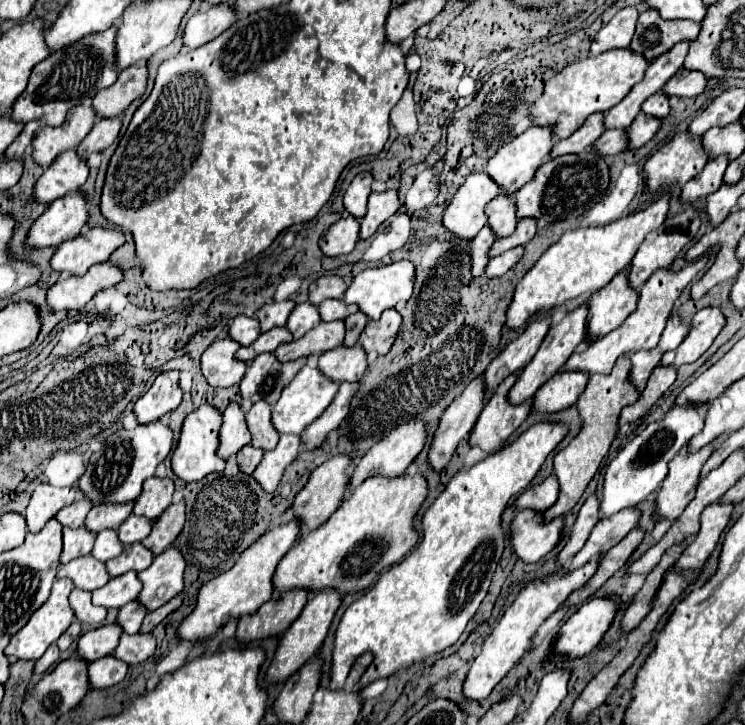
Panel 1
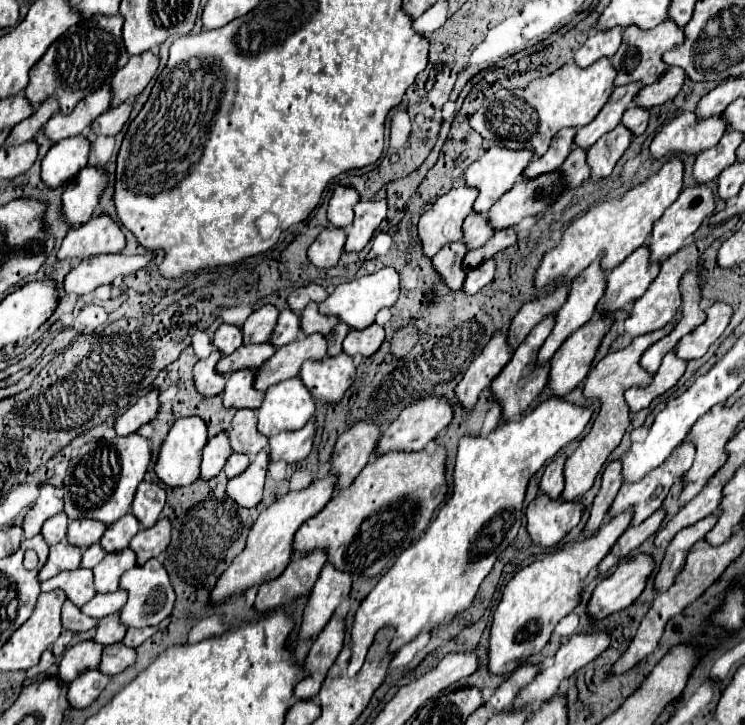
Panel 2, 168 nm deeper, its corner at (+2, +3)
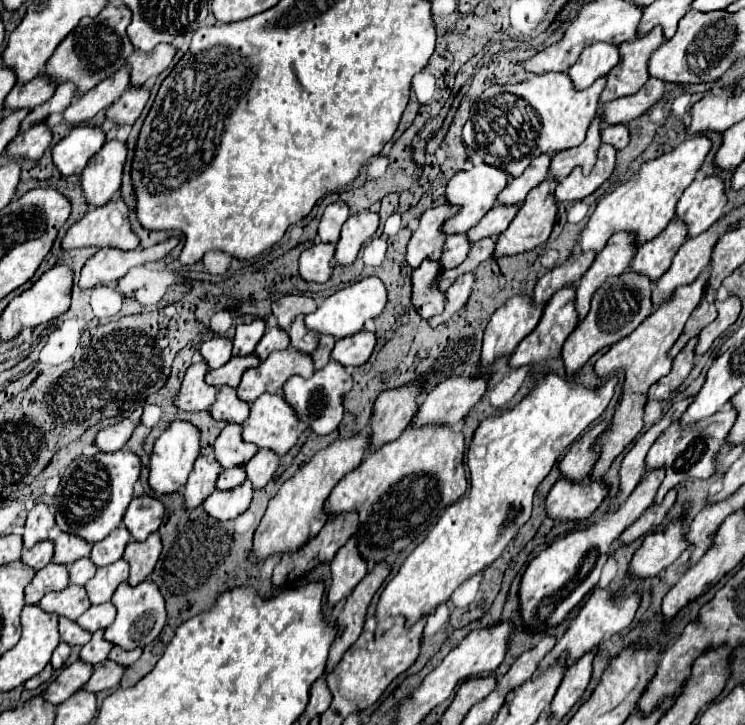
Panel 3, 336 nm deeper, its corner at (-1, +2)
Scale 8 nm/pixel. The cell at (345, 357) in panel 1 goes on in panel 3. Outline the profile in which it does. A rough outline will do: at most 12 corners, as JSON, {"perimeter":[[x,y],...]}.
{"perimeter":[[330,362],[284,398],[316,434],[330,434],[352,390],[350,372]]}

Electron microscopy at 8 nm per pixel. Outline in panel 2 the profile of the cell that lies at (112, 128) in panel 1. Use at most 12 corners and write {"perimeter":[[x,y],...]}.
{"perimeter":[[133,103],[107,109],[91,125],[95,135],[117,135]]}

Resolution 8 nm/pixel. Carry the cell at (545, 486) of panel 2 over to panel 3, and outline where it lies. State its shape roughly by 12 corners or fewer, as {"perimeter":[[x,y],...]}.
{"perimeter":[[608,422],[586,430],[560,462],[562,478],[590,476],[598,450],[592,446]]}

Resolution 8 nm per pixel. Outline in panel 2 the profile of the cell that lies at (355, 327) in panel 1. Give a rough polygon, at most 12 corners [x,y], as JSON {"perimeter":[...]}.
{"perimeter":[[339,323],[327,335],[327,355],[335,357],[341,351],[341,343],[347,325]]}

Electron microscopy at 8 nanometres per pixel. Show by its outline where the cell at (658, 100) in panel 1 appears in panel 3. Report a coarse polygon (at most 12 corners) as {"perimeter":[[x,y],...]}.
{"perimeter":[[610,124],[602,130],[602,142],[622,150],[630,142],[626,124]]}

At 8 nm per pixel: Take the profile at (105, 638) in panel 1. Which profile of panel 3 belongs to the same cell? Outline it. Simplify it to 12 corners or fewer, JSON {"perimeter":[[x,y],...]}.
{"perimeter":[[84,660],[64,666],[42,696],[56,706],[90,680]]}

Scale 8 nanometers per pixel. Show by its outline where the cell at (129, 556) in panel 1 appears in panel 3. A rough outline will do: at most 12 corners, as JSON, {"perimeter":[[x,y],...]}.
{"perimeter":[[128,562],[98,568],[86,590],[92,604],[108,602],[128,580]]}

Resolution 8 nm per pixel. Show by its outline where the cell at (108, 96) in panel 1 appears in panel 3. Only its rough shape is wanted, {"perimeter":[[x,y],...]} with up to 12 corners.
{"perimeter":[[158,44],[128,58],[130,84],[142,86],[168,68],[176,50]]}

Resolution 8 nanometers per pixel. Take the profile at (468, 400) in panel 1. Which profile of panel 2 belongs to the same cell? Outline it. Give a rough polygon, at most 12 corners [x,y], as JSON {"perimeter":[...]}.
{"perimeter":[[495,333],[455,389],[471,411],[509,363],[513,349]]}

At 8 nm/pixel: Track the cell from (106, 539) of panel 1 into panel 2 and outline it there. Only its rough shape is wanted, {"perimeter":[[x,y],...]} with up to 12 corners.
{"perimeter":[[99,543],[83,551],[81,567],[93,569],[105,551]]}

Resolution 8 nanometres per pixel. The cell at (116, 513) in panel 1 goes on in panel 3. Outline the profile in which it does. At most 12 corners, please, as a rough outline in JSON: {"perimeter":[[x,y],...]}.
{"perimeter":[[62,532],[54,540],[54,560],[72,564],[90,556],[92,544]]}

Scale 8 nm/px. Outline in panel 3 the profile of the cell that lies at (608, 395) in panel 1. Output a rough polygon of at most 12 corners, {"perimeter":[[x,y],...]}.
{"perimeter":[[708,270],[682,286],[598,362],[624,372],[622,400],[598,436],[590,480],[642,430],[650,384],[672,368],[670,346],[698,306]]}

